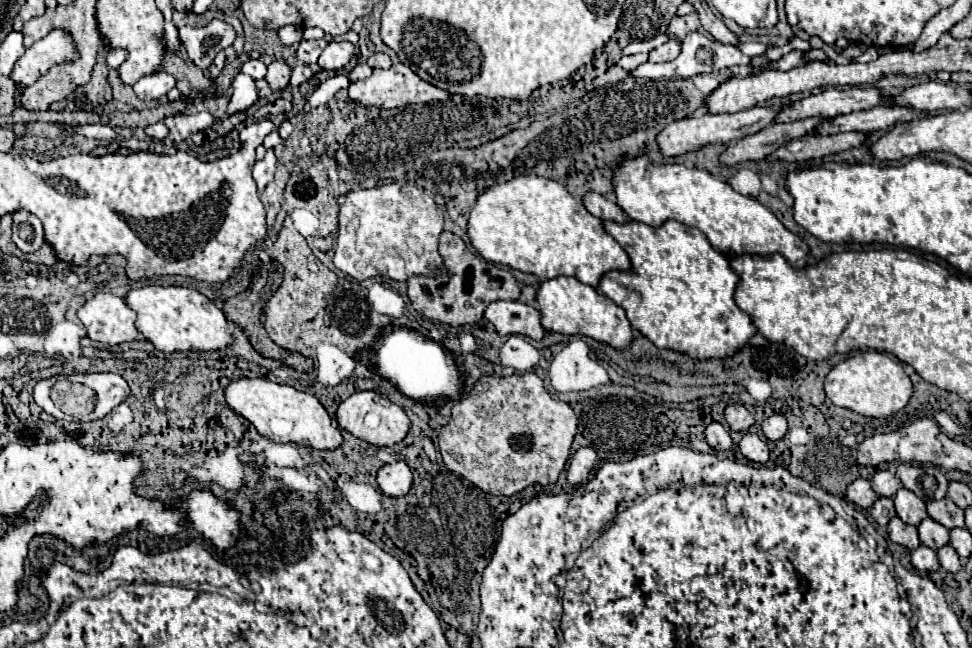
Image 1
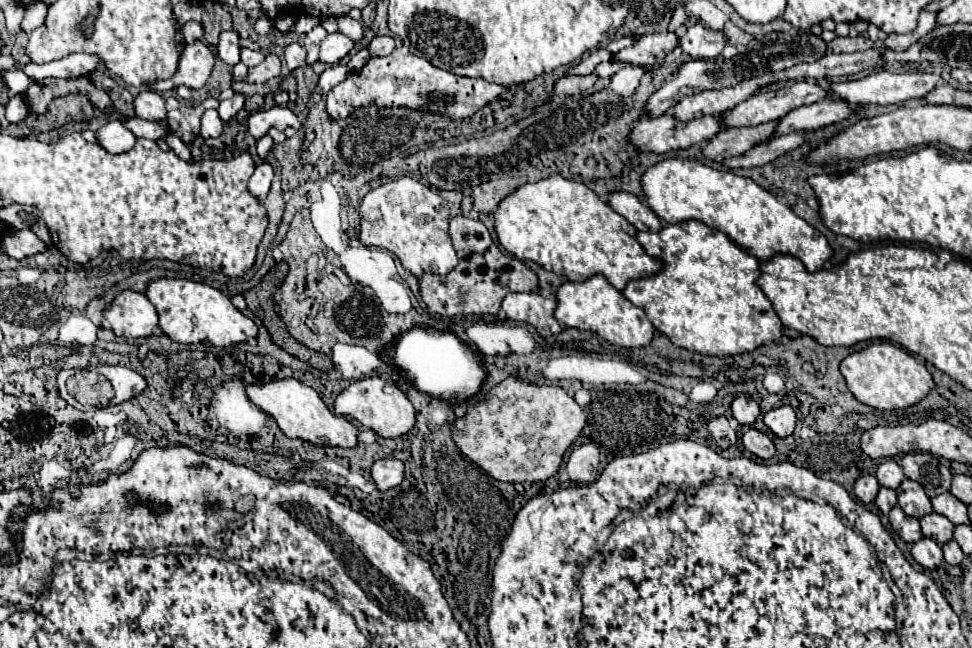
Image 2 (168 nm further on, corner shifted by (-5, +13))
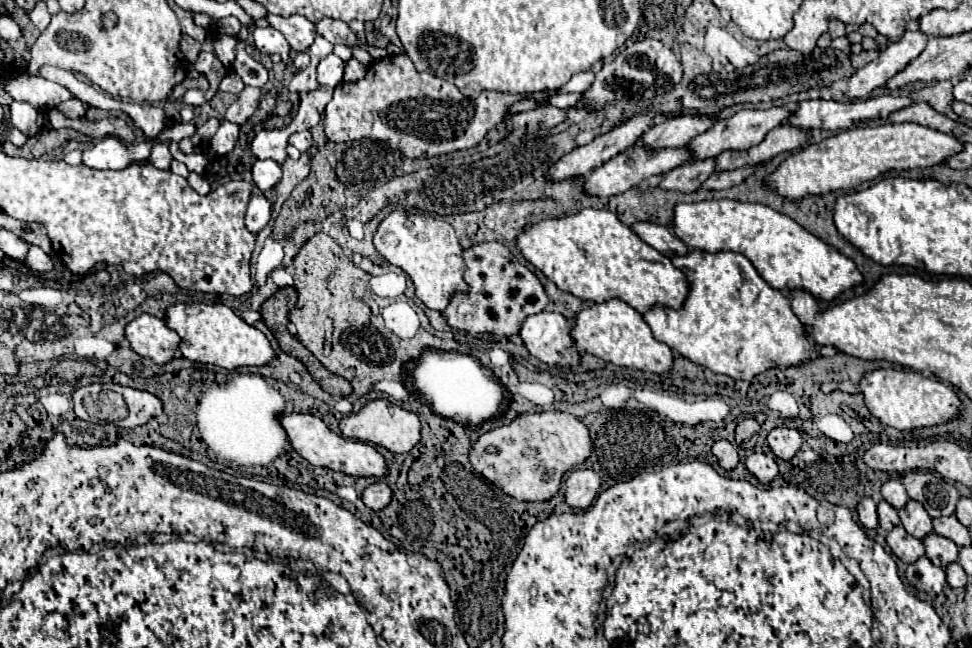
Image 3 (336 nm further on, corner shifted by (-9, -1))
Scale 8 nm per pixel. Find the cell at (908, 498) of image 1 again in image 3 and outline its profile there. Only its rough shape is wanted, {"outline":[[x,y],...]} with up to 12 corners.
{"outline":[[909,500],[899,510],[903,528],[925,538],[933,532],[923,504]]}

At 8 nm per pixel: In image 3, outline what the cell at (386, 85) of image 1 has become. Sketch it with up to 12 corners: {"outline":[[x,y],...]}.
{"outline":[[407,54],[387,56],[325,108],[333,142],[409,158],[477,146],[521,100],[463,96]]}

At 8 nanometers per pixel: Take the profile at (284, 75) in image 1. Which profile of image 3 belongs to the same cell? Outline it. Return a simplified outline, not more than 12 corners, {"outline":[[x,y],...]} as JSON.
{"outline":[[245,86],[225,120],[243,124],[257,110],[261,88]]}

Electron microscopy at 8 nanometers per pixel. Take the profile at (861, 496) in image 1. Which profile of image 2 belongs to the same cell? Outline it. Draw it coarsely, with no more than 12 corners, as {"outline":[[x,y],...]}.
{"outline":[[871,474],[857,478],[853,492],[859,502],[871,504],[879,482]]}

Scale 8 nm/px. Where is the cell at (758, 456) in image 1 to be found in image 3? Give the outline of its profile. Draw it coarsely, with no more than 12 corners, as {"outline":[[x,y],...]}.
{"outline":[[753,452],[745,466],[759,482],[769,484],[779,474],[775,460]]}

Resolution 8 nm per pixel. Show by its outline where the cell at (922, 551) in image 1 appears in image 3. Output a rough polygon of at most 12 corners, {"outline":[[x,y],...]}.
{"outline":[[927,556],[909,564],[911,586],[939,594],[947,584],[943,568]]}

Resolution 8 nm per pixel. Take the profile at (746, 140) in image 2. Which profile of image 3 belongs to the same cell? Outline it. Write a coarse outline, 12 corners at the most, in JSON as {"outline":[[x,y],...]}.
{"outline":[[715,158],[667,172],[659,186],[693,192],[715,170]]}

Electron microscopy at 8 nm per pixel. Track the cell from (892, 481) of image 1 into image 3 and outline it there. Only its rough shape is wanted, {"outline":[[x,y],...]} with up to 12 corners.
{"outline":[[887,480],[883,498],[893,508],[903,508],[909,500],[899,480]]}

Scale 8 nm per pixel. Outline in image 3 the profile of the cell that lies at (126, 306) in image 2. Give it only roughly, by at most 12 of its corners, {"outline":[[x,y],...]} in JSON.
{"outline":[[139,314],[125,338],[139,356],[167,364],[181,338],[163,320]]}

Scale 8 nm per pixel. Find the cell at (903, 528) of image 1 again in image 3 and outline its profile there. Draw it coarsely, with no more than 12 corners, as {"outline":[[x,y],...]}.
{"outline":[[895,526],[887,544],[905,564],[925,554],[919,538]]}

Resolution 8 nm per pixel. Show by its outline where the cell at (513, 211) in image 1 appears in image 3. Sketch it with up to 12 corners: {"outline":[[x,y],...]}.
{"outline":[[609,210],[527,224],[559,290],[681,308],[685,274]]}

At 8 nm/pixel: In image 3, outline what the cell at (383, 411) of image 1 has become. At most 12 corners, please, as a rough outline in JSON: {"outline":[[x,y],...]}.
{"outline":[[385,398],[339,422],[343,436],[395,454],[419,442],[417,414]]}

